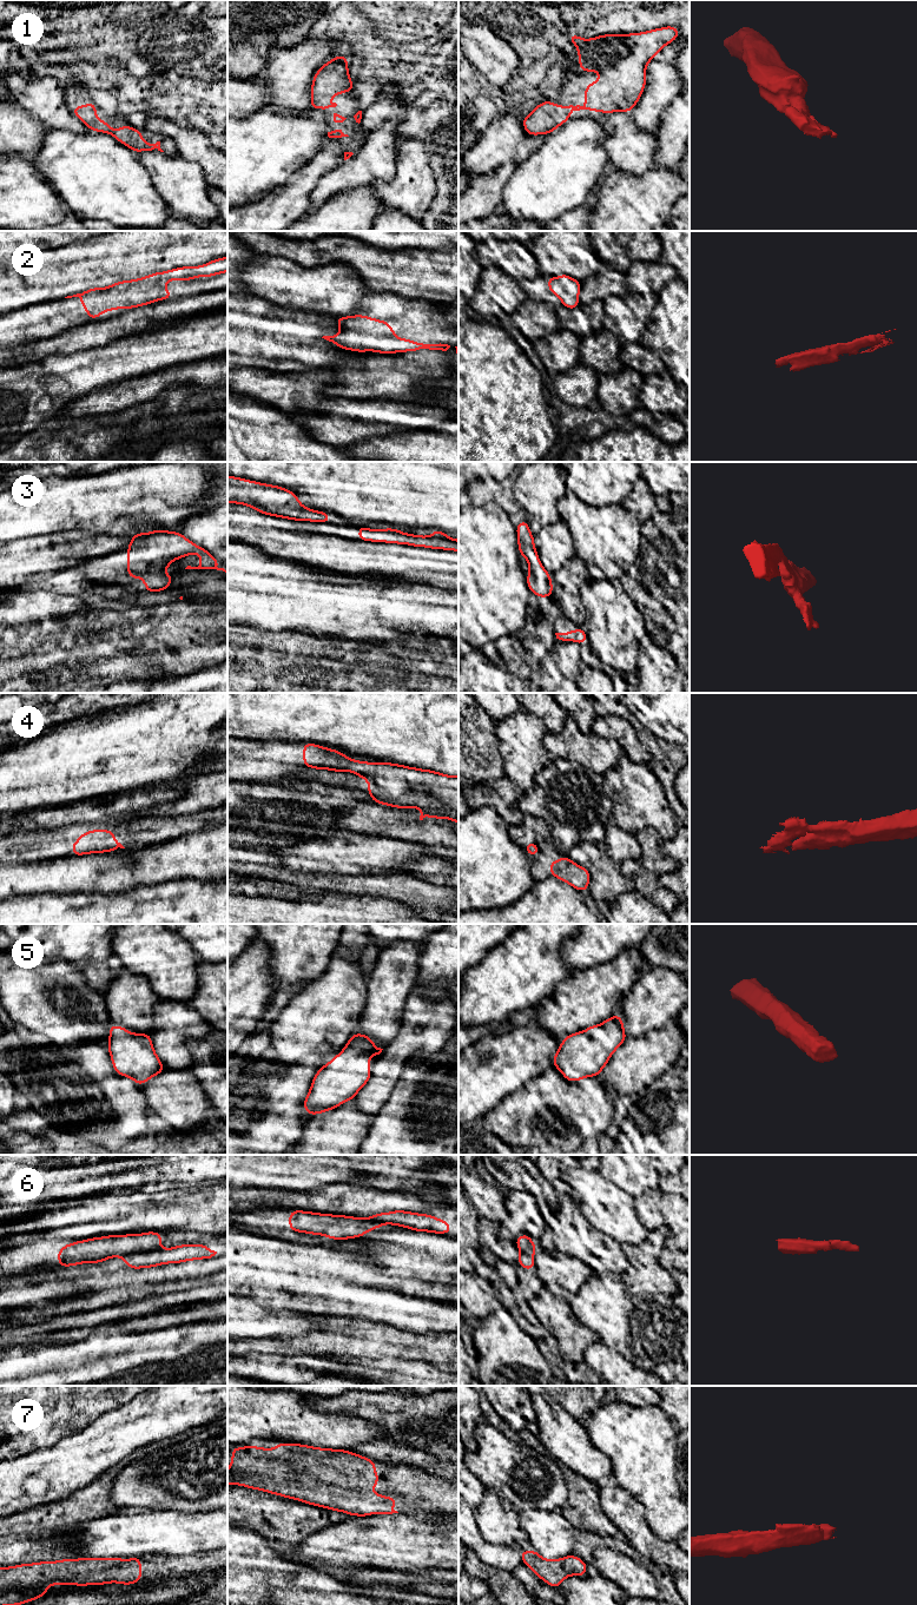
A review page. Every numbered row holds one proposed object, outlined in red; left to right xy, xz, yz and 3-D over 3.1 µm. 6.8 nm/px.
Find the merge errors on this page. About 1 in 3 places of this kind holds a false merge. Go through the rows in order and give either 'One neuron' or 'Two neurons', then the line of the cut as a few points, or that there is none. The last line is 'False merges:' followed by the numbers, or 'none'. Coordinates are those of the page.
1: One neuron. No split
2: One neuron. No split
3: One neuron. No split
4: One neuron. No split
5: One neuron. No split
6: One neuron. No split
7: One neuron. No split
False merges: none

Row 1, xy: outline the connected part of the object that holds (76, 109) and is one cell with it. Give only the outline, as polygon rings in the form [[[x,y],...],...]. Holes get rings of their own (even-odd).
[[[92,101],[87,103],[84,106],[72,107],[73,114],[78,119],[83,120],[88,130],[111,134],[113,138],[116,138],[118,141],[136,153],[139,153],[141,151],[152,151],[154,148],[164,152],[160,148],[160,141],[157,141],[156,144],[145,143],[143,140],[141,131],[137,128],[133,128],[128,125],[123,125],[120,128],[113,130],[105,120],[95,118],[97,111],[98,107]]]

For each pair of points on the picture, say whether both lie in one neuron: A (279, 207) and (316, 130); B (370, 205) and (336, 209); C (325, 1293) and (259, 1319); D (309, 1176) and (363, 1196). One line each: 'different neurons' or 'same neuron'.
A: different neurons
B: same neuron
C: different neurons
D: different neurons

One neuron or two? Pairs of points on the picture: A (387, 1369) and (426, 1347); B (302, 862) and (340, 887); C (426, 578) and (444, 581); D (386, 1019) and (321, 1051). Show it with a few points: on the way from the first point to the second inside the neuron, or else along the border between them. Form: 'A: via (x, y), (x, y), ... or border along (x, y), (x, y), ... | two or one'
A: border along (419, 1360), (430, 1362), (444, 1371) | two
B: border along (347, 873), (314, 874) | two
C: via (430, 579), (440, 580) | one
D: border along (364, 1004), (356, 1031) | two

